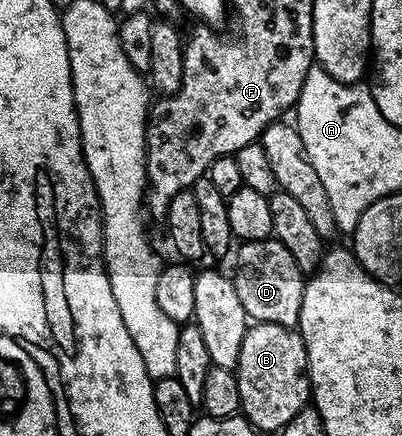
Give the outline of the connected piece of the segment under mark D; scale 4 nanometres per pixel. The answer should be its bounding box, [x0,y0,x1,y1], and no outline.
[236,236,306,327]

